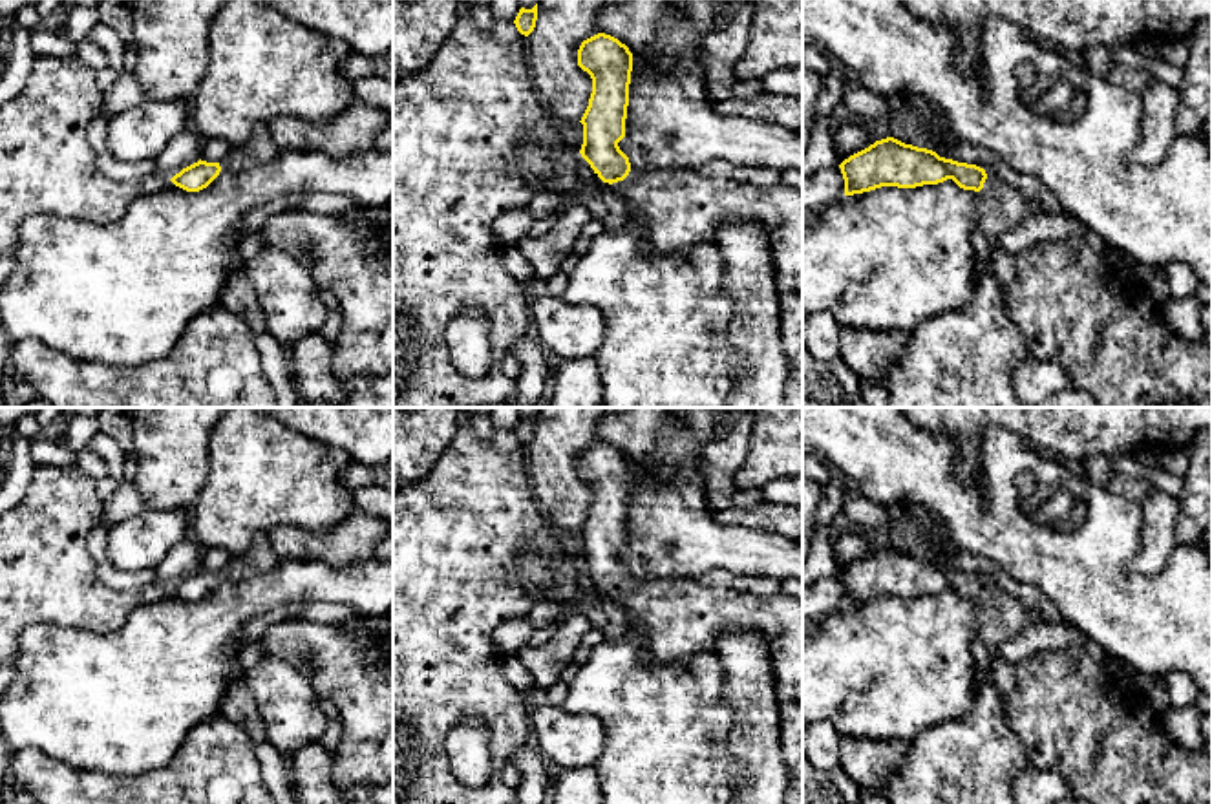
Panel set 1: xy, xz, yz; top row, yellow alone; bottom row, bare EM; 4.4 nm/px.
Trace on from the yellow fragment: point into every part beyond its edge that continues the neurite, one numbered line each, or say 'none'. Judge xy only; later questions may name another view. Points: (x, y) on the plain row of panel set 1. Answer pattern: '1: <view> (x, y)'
1: xy (260, 556)

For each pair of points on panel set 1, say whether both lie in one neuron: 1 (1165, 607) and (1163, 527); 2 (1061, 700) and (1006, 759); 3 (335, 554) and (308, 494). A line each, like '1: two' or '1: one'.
1: two
2: two
3: two

